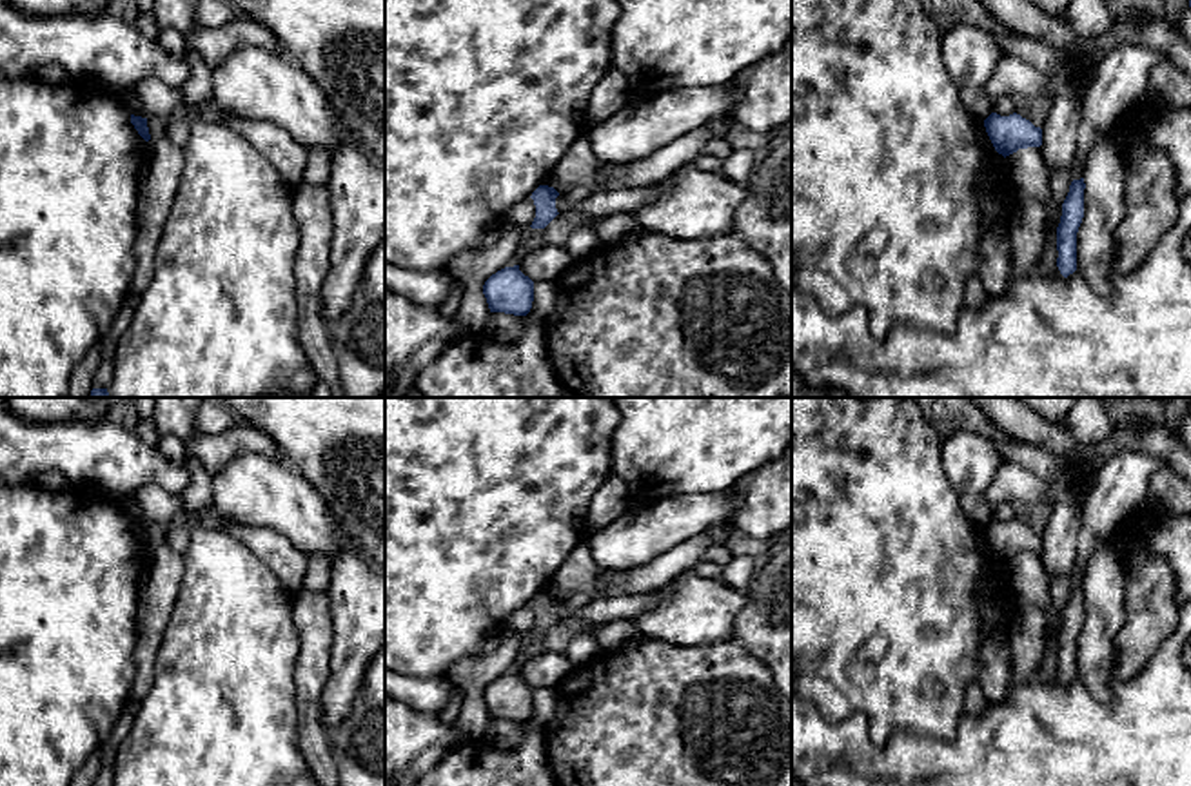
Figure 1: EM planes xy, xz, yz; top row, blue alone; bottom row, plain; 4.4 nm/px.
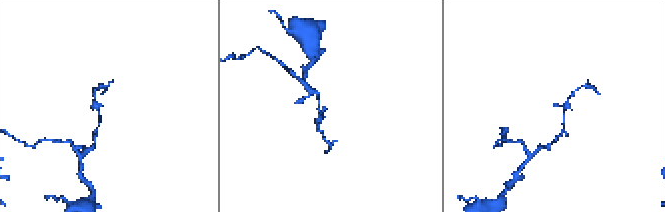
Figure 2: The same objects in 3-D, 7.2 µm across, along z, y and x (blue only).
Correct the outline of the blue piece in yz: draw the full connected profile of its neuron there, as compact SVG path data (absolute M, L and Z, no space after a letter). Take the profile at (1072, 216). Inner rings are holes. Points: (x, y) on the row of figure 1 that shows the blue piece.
M1084 178L1073 180L1057 227L1057 267L1064 278L1077 270L1077 232L1084 218Z

